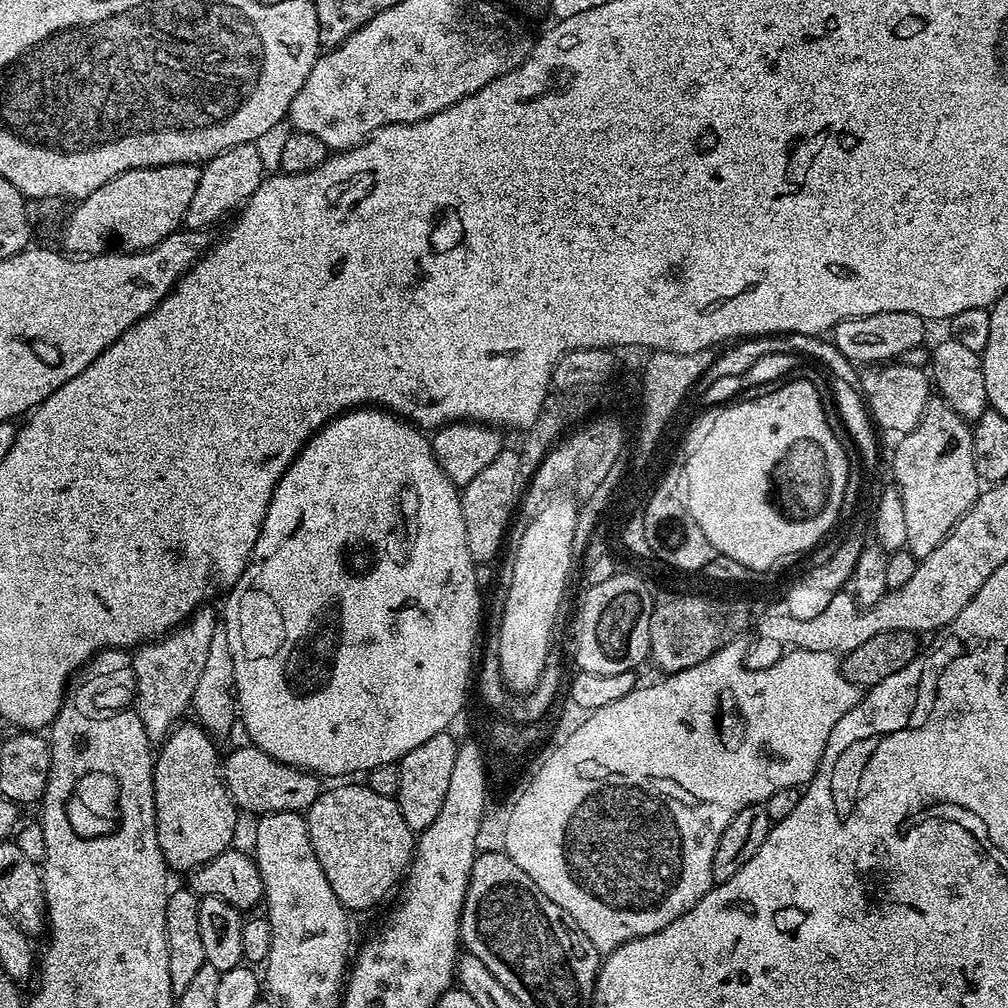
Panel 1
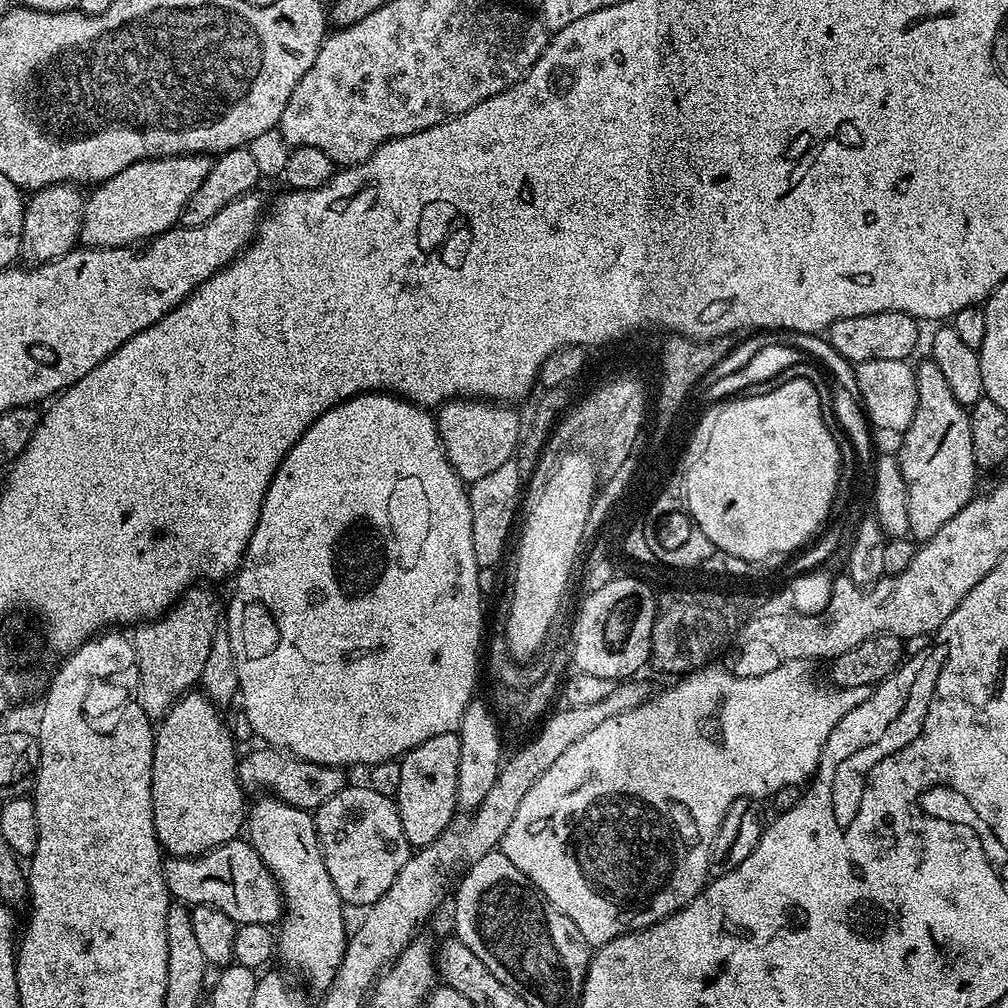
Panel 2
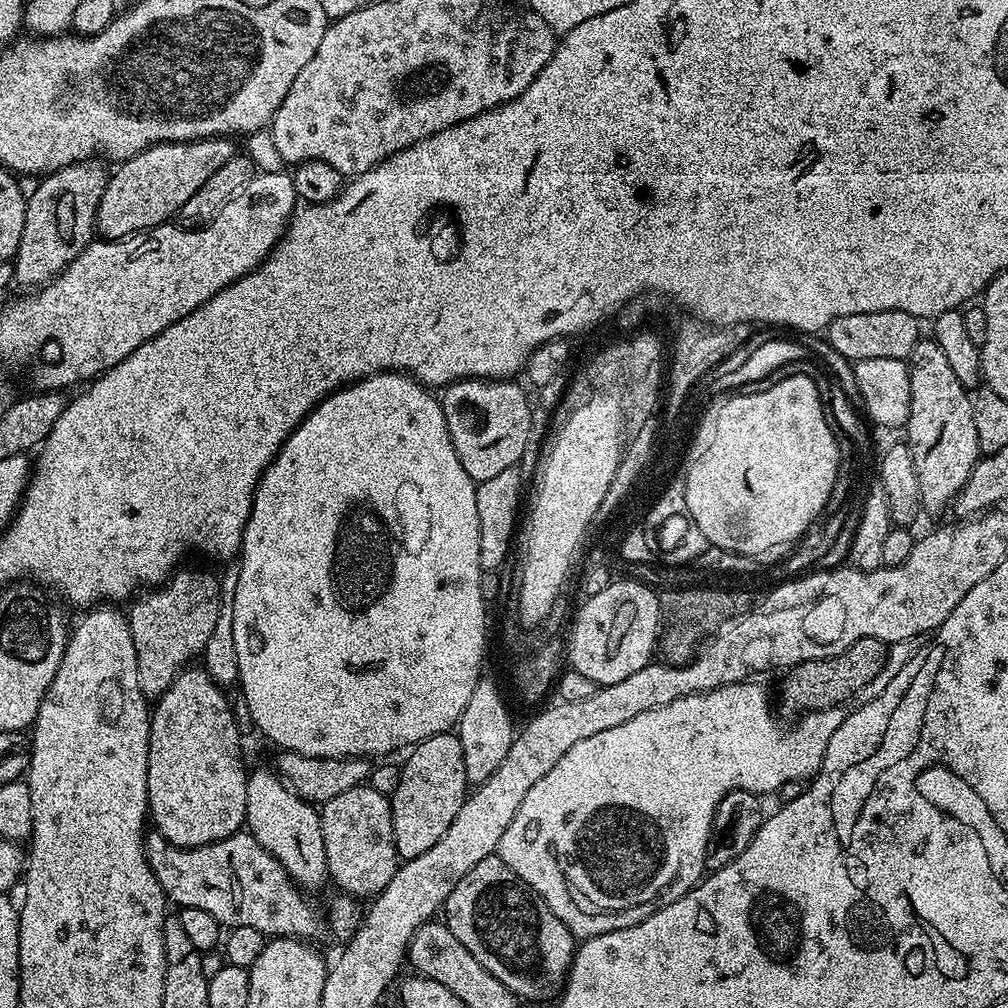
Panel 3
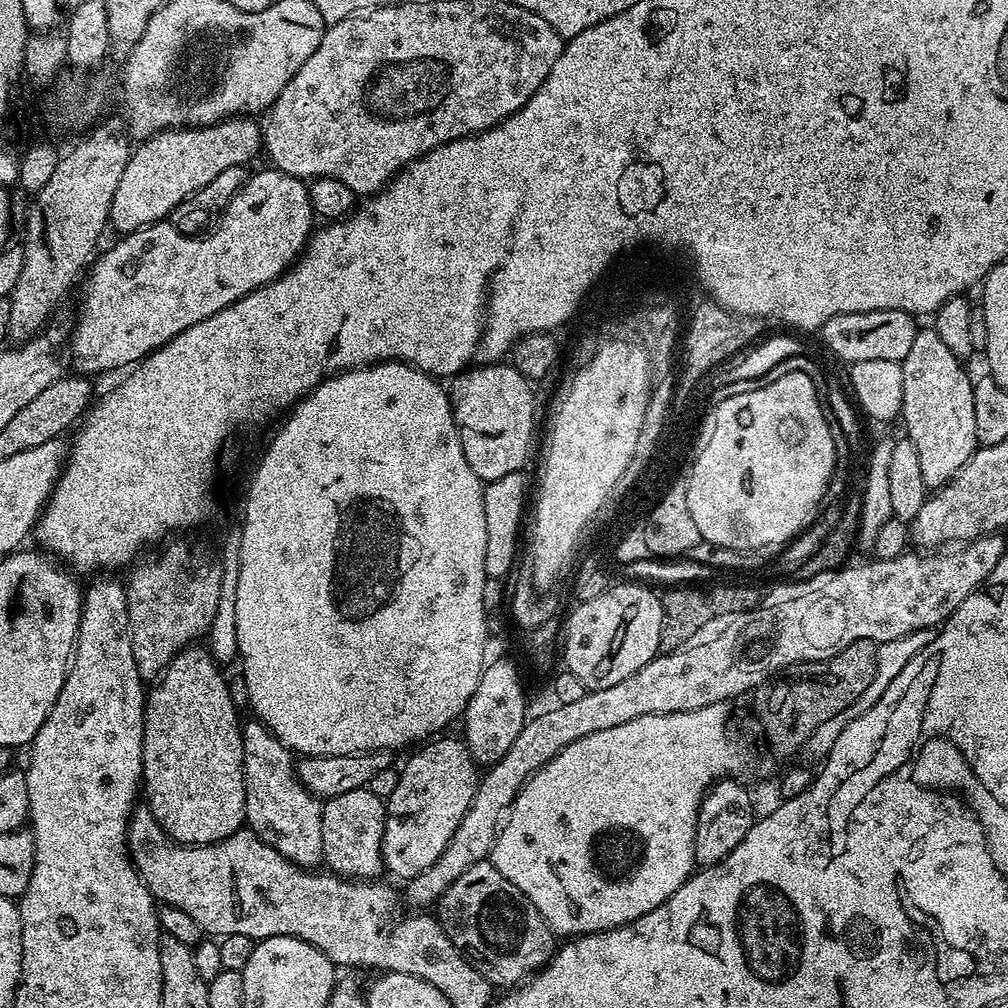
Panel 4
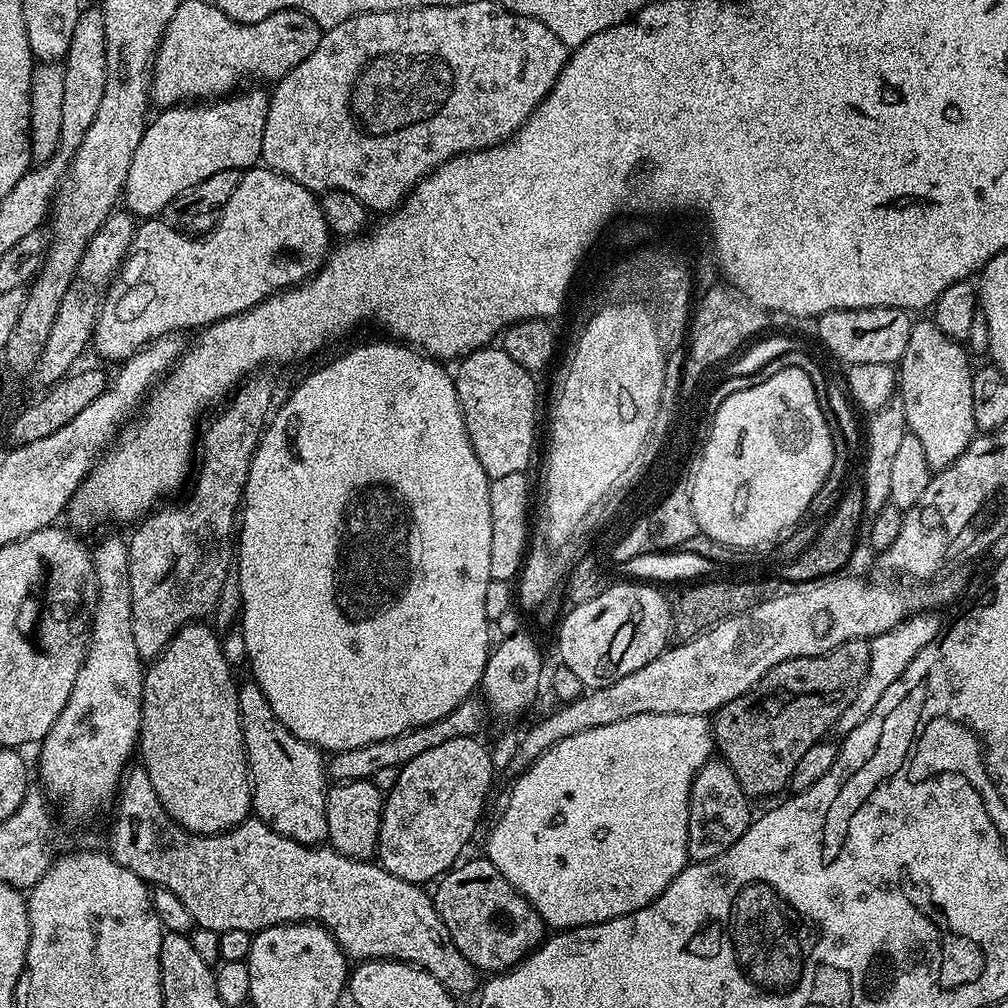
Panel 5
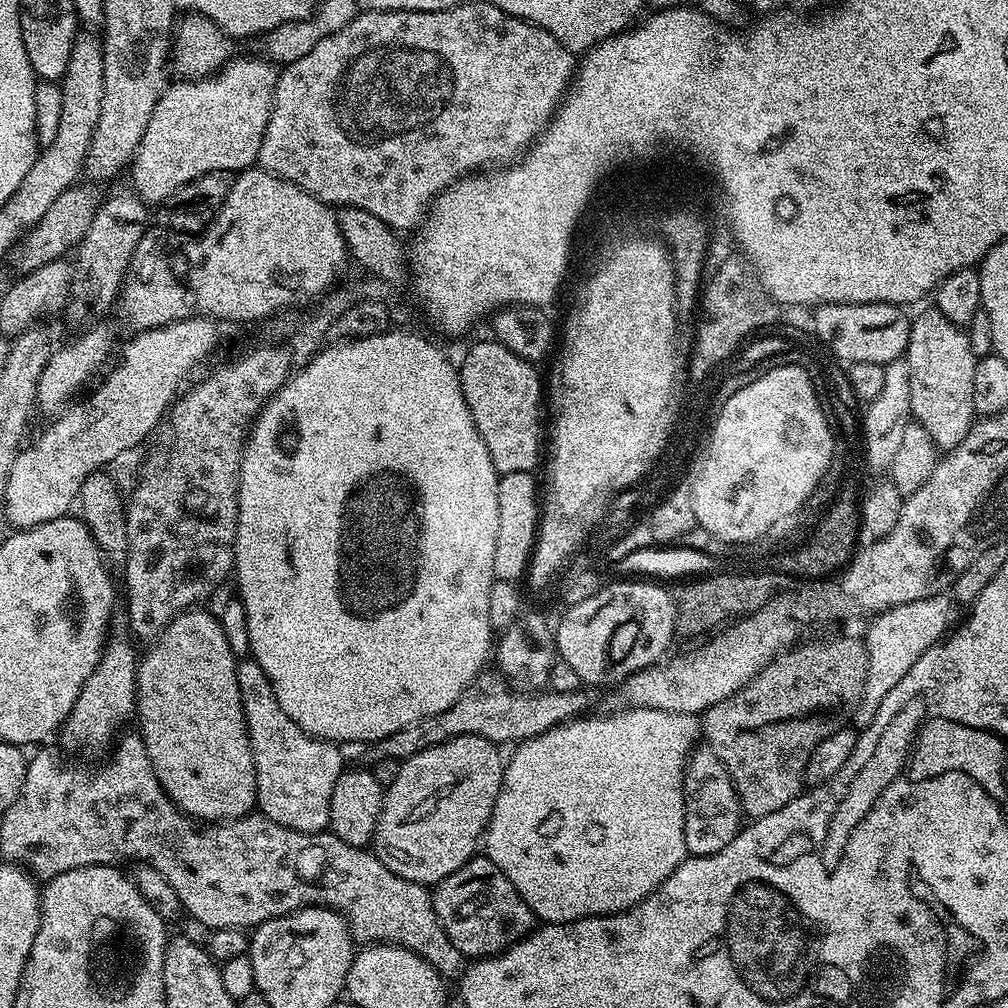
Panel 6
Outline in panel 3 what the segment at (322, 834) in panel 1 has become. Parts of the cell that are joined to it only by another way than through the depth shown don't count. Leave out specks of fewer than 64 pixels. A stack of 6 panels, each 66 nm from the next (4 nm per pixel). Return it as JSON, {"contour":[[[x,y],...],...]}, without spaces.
{"contour":[[[367,786],[351,788],[346,794],[338,794],[338,798],[330,798],[330,802],[319,809],[319,814],[331,883],[336,883],[341,893],[352,898],[379,896],[398,867],[389,797]]]}

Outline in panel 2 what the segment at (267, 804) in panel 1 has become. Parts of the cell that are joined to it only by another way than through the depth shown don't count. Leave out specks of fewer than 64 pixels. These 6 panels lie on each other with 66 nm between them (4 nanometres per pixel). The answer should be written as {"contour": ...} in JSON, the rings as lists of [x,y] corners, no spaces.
{"contour":[[[256,746],[253,752],[239,757],[236,766],[236,777],[245,793],[251,794],[261,788],[261,793],[271,794],[275,799],[281,800],[304,812],[312,812],[321,808],[338,790],[346,786],[344,768],[331,768],[328,764],[315,764],[309,760],[299,760],[281,749],[271,746]]]}

